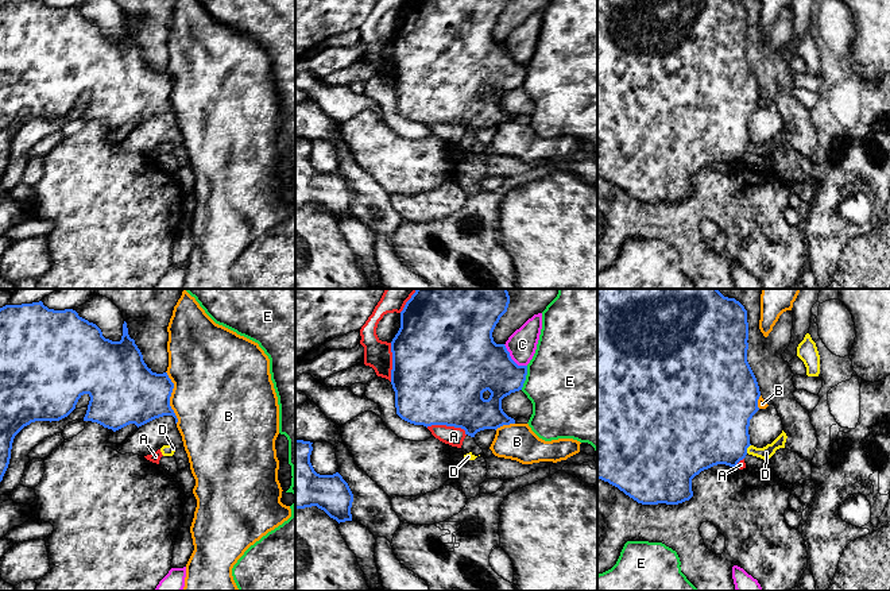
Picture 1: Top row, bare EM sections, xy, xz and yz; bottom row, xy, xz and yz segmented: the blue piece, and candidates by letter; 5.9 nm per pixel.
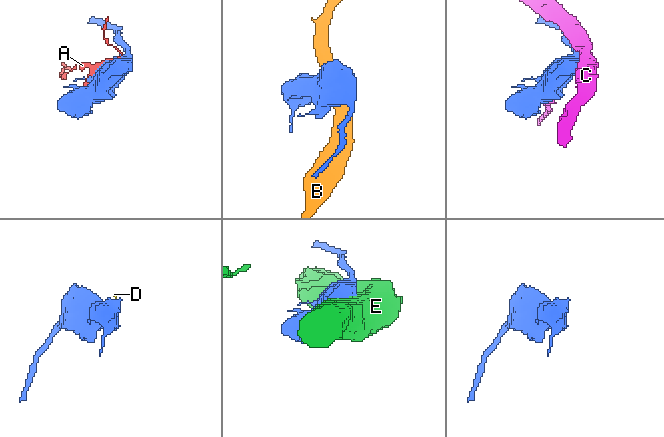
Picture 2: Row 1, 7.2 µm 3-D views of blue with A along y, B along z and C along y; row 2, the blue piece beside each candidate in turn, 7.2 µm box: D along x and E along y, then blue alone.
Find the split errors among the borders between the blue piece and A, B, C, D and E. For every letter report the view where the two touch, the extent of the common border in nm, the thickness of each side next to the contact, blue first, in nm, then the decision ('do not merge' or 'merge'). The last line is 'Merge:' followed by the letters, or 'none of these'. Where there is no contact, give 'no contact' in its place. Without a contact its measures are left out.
A: xz | 240 nm | 480/110 nm | do not merge
B: xy | 320 nm | 380/480 nm | do not merge
C: xz | 190 nm | 380/170 nm | do not merge
D: yz | 60 nm | 440/80 nm | do not merge
E: xz | 150 nm | 280/480 nm | do not merge
Merge: none of these

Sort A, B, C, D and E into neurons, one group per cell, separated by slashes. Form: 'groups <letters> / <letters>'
groups A D / B / C / E

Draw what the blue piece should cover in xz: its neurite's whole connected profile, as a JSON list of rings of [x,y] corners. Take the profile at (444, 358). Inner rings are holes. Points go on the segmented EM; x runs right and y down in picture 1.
[[[417,289],[400,312],[400,328],[391,341],[391,385],[396,414],[414,425],[461,428],[465,434],[515,424],[502,409],[502,399],[523,387],[527,366],[518,366],[504,344],[496,344],[492,332],[507,312],[507,289]]]

